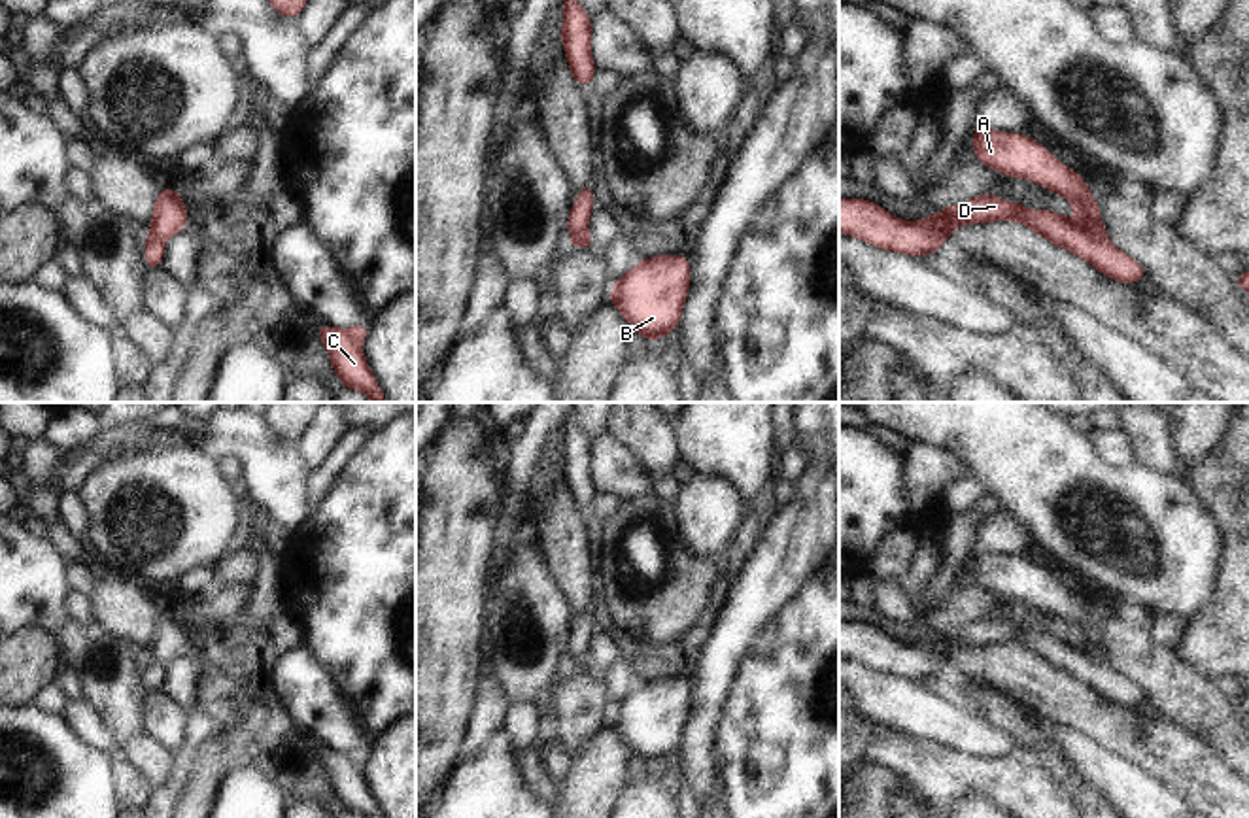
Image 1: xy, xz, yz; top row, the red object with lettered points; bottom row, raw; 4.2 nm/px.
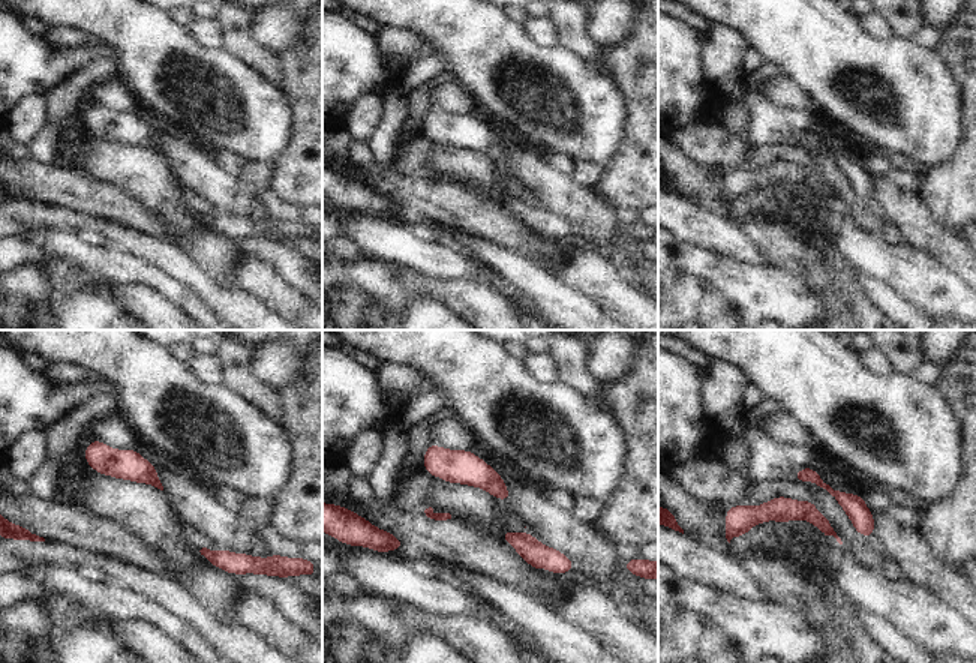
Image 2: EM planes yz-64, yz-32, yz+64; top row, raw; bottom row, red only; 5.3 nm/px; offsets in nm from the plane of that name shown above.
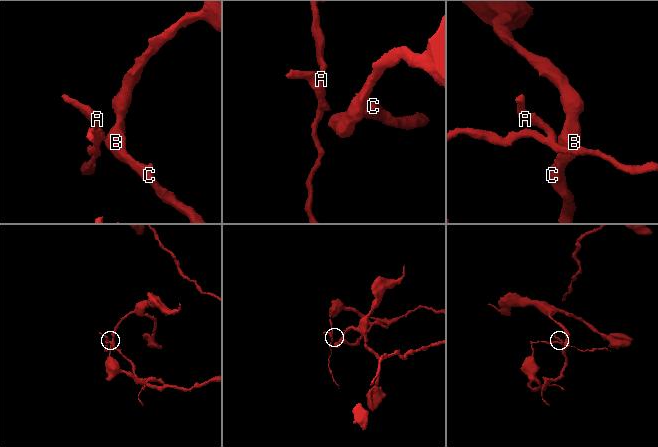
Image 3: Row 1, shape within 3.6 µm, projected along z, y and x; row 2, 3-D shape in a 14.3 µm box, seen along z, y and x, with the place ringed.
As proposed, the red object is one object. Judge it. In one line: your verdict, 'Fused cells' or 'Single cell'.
Fused cells.

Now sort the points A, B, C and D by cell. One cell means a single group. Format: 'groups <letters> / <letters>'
groups A / B C D

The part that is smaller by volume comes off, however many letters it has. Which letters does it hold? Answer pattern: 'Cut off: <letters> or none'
Cut off: A

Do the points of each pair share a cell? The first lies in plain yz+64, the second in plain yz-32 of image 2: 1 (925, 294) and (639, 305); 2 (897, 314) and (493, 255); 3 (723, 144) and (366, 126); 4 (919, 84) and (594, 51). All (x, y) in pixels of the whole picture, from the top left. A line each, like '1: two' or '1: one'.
1: one
2: one
3: two
4: two

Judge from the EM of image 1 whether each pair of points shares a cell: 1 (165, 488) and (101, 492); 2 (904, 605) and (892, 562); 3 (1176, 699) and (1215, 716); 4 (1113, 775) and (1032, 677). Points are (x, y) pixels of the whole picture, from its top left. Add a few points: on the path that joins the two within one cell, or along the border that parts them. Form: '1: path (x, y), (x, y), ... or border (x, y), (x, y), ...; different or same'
1: path (150, 492), (116, 492); same
2: border (873, 575), (900, 580); different
3: path (1185, 699), (1206, 713); same
4: border (1040, 715), (1085, 733), (1115, 754); different

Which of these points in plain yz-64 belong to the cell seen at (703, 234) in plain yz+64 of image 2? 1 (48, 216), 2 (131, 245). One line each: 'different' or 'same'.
1: different
2: different

